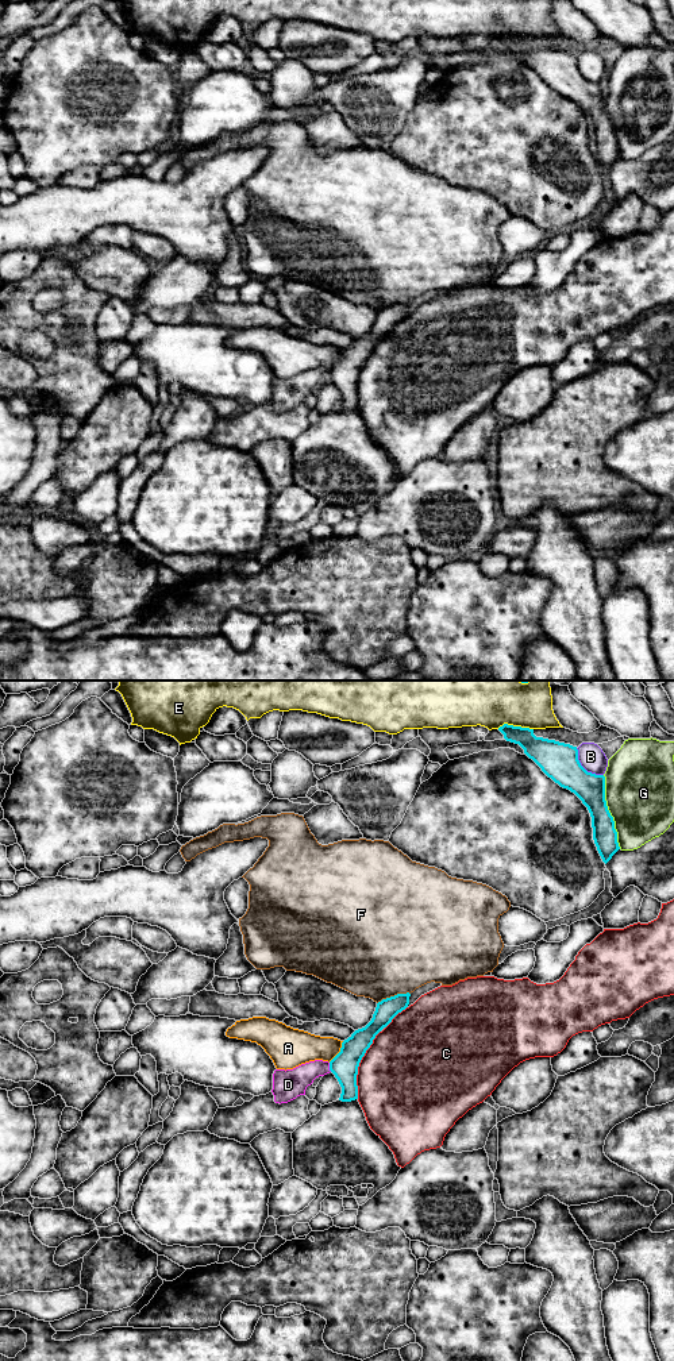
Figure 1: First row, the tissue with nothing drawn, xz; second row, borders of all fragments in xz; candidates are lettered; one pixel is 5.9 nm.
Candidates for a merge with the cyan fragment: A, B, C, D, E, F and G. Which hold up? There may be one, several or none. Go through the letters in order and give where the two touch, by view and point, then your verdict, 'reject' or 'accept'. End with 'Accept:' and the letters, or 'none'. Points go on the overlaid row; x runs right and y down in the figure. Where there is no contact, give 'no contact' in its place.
A: xz (339, 1052) | reject
B: xz (582, 767) | reject
C: xz (358, 1064) | reject
D: xz (330, 1067) | accept
E: xz (515, 727) | reject
F: xz (395, 995) | reject
G: xz (608, 812) | reject
Accept: D

